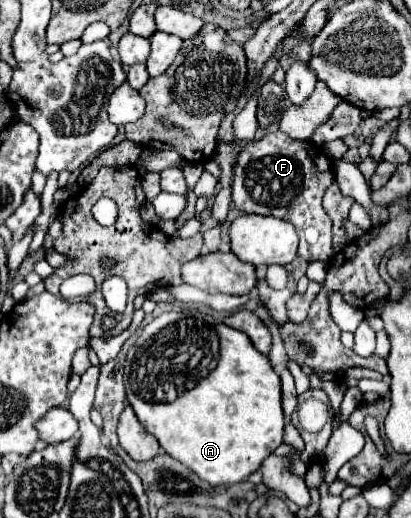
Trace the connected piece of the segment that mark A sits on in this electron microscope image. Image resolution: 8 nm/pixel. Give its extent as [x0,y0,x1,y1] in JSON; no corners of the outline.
[124,311,284,485]

